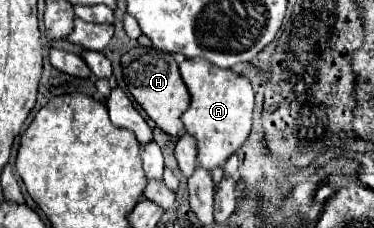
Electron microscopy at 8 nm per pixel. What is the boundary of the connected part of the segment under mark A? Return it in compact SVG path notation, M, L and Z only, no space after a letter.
M185 59L179 69L191 95L189 109L181 115L181 121L185 125L185 133L197 139L199 165L207 171L213 171L225 165L225 161L245 143L251 131L253 89L245 77L229 69L217 69L207 61Z

